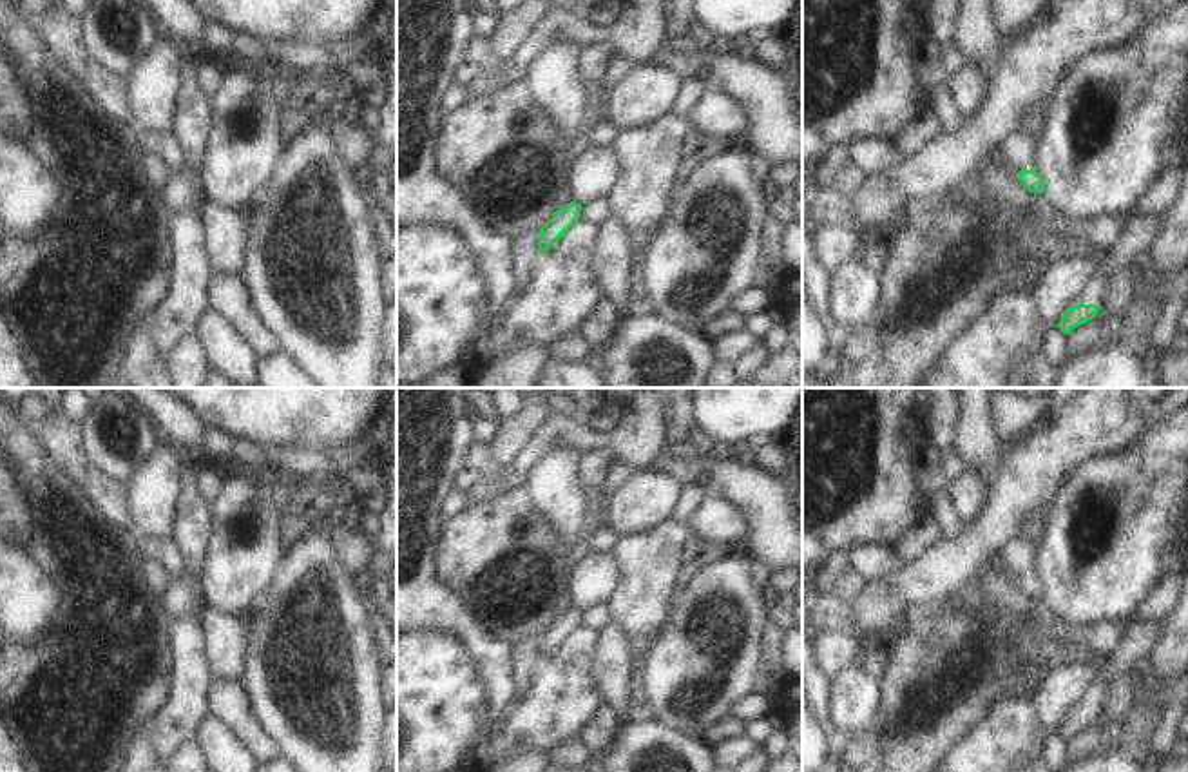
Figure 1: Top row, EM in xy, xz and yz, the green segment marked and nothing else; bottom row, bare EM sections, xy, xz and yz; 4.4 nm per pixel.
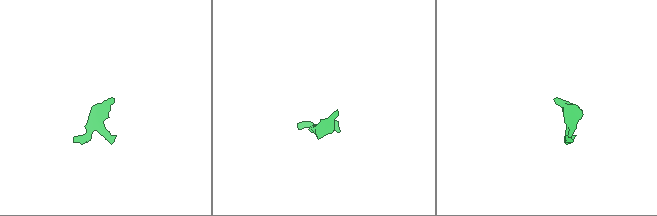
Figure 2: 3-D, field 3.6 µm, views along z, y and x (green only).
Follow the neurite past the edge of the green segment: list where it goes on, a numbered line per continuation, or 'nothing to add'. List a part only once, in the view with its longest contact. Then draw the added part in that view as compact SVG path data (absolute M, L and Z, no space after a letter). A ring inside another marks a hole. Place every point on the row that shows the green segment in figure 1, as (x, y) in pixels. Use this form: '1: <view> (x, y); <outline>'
1: yz (1020, 149); M1014 130L1000 145L1003 156L1009 159L1012 172L1030 170L1036 165L1036 140L1021 130Z
2: yz (1094, 292); M1097 270L1094 272L1094 275L1090 277L1090 281L1087 283L1087 286L1083 288L1083 292L1079 294L1079 297L1074 301L1072 306L1078 304L1103 304L1107 290L1110 285L1110 277Z

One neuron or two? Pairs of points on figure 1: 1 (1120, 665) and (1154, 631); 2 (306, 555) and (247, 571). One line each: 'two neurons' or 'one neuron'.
1: one neuron
2: two neurons

